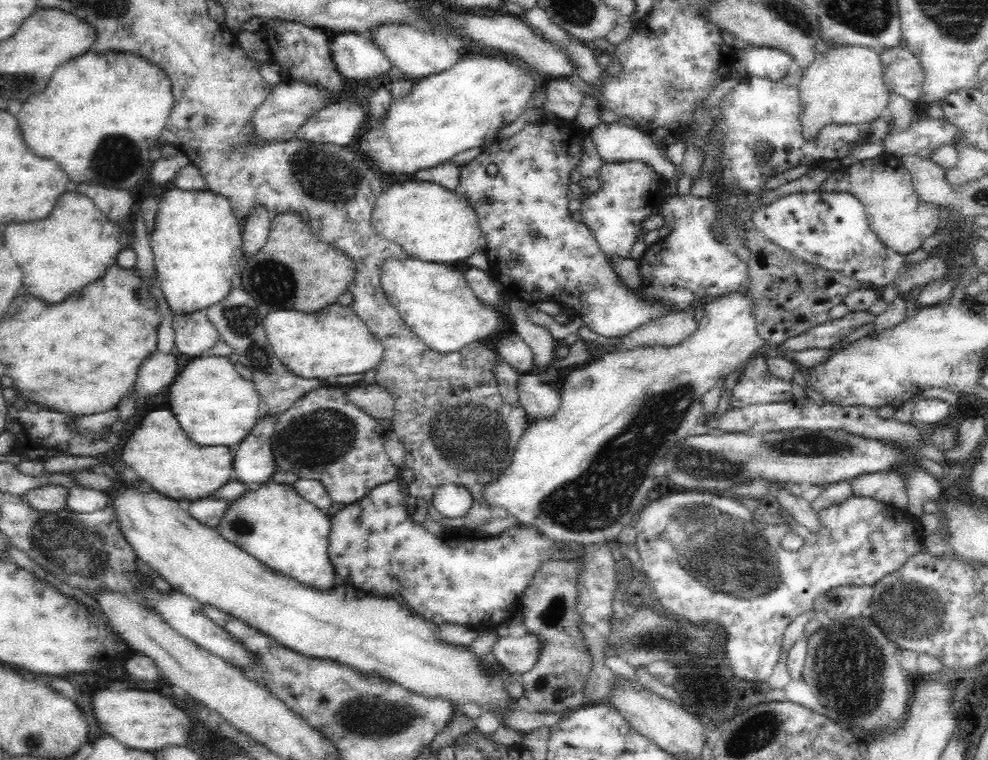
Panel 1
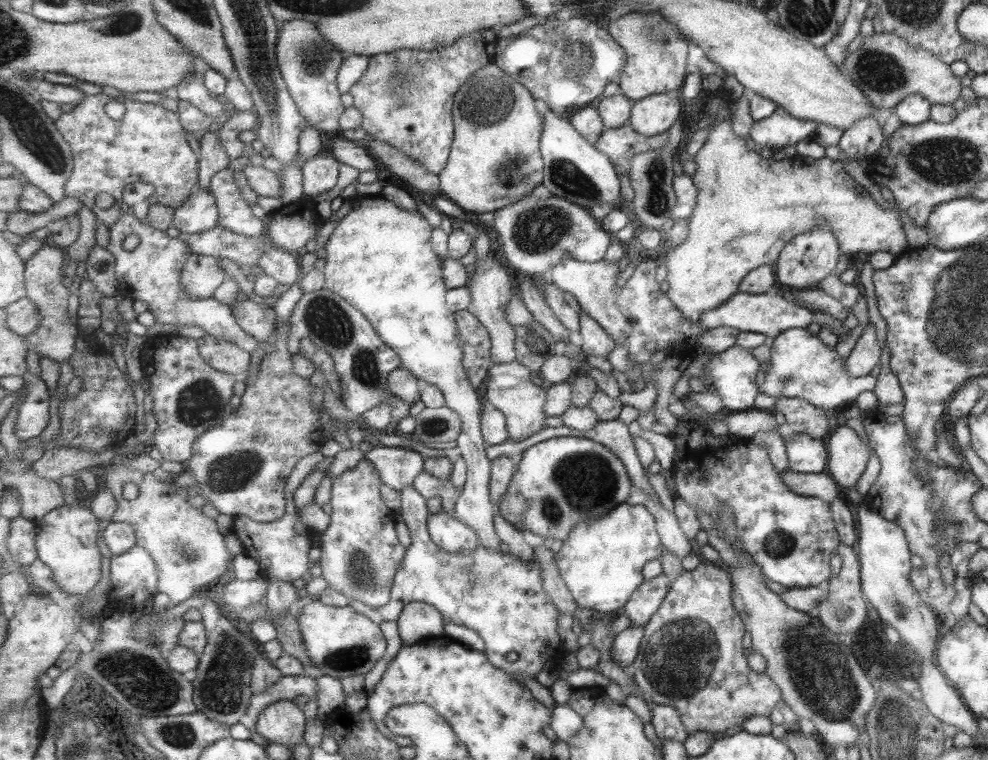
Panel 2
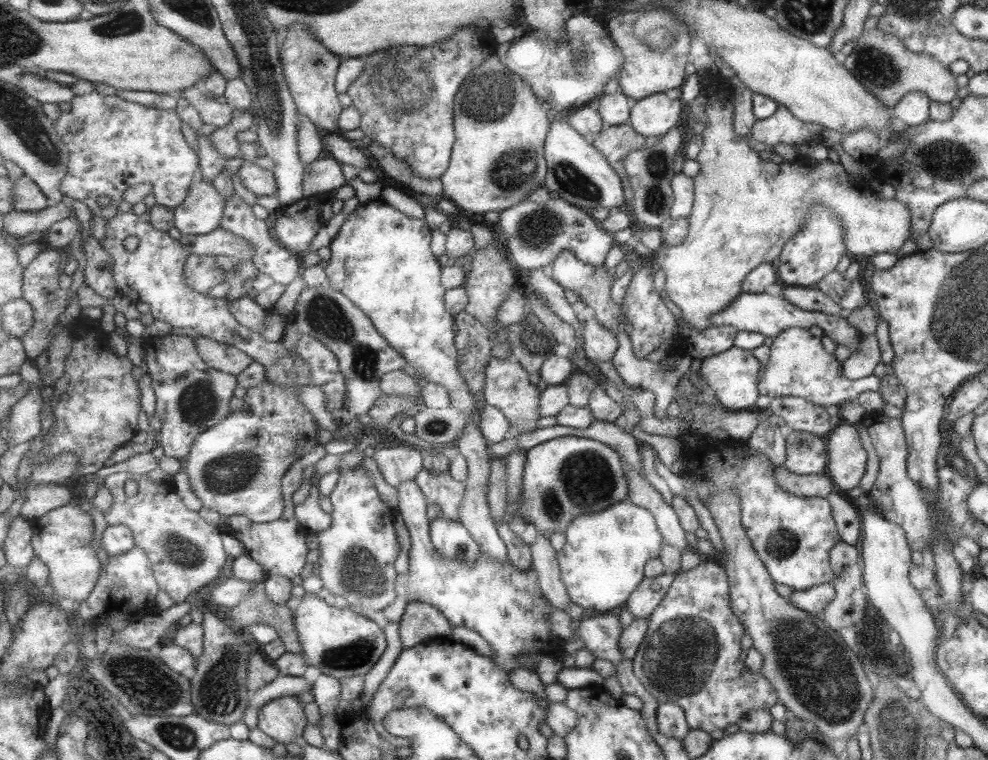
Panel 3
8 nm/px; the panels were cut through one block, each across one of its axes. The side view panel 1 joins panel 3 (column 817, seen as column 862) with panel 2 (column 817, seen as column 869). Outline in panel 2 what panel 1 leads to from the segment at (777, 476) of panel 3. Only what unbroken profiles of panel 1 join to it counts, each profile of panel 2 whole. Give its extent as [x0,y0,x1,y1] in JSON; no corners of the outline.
[778,469,837,504]

